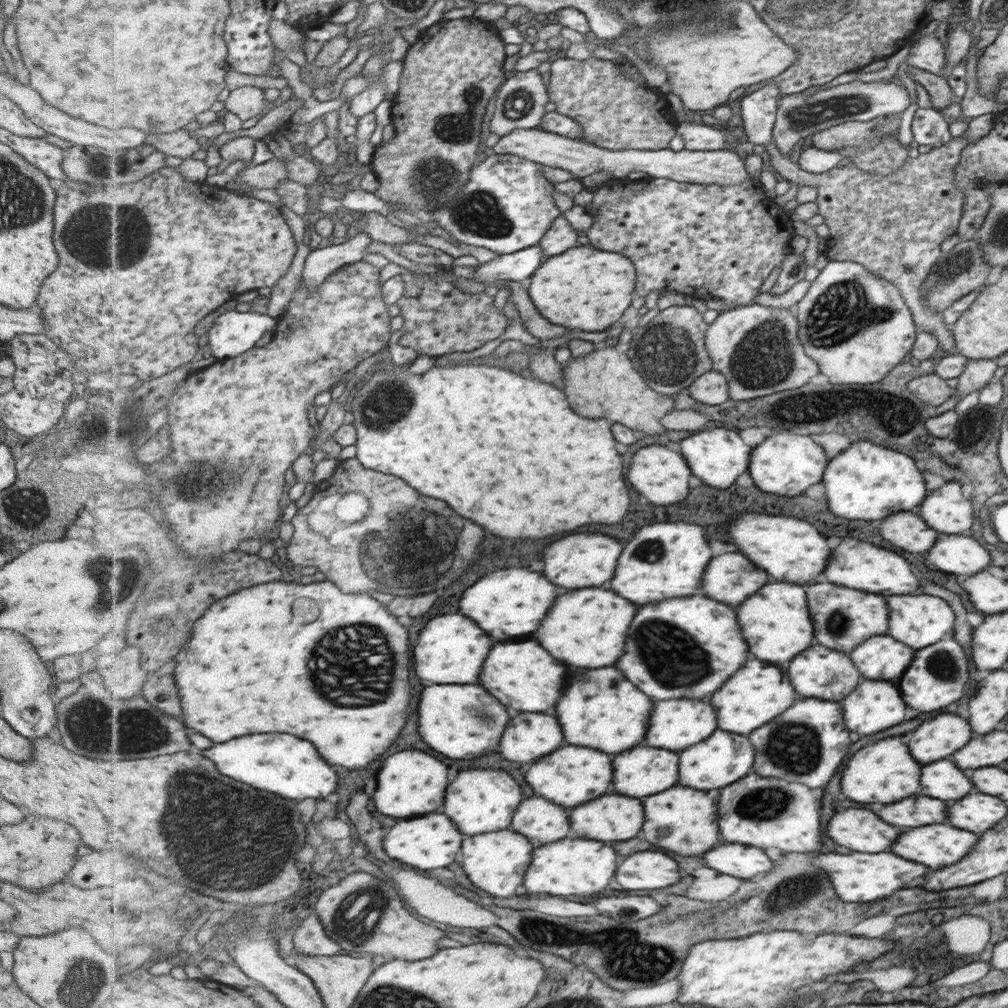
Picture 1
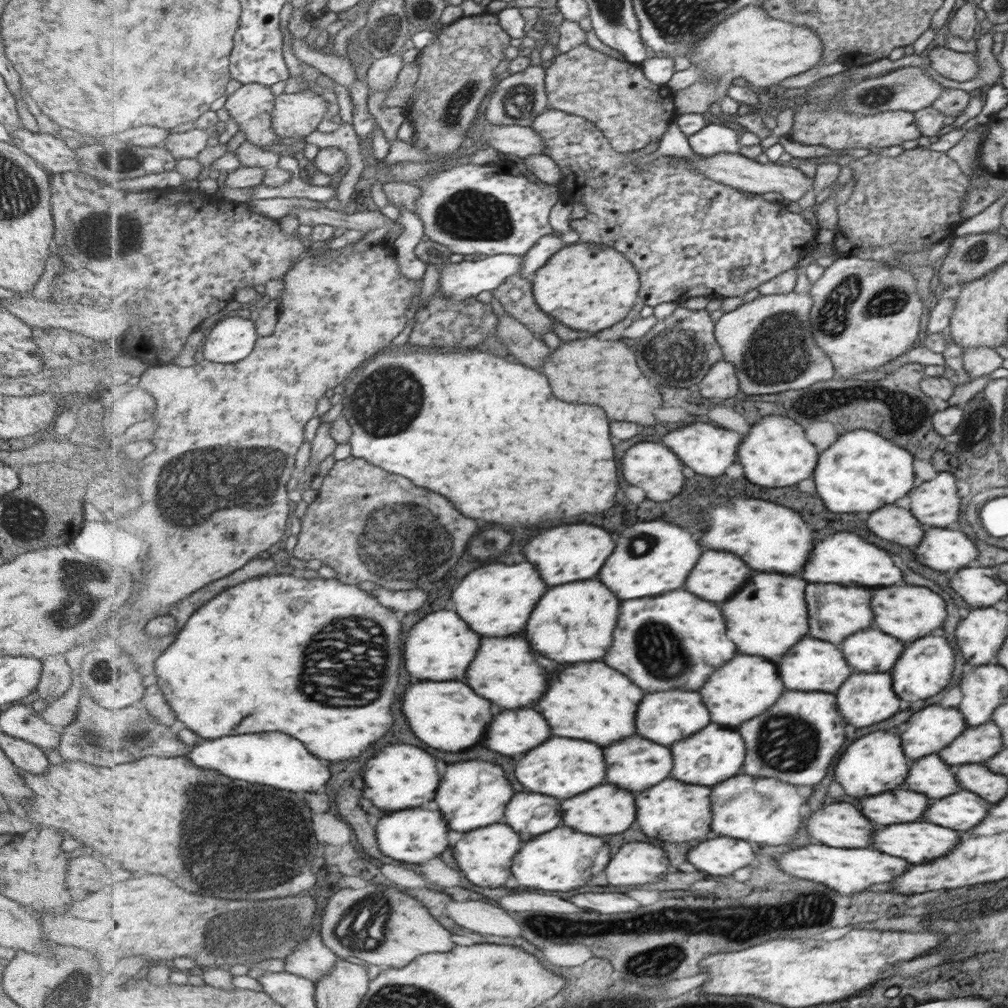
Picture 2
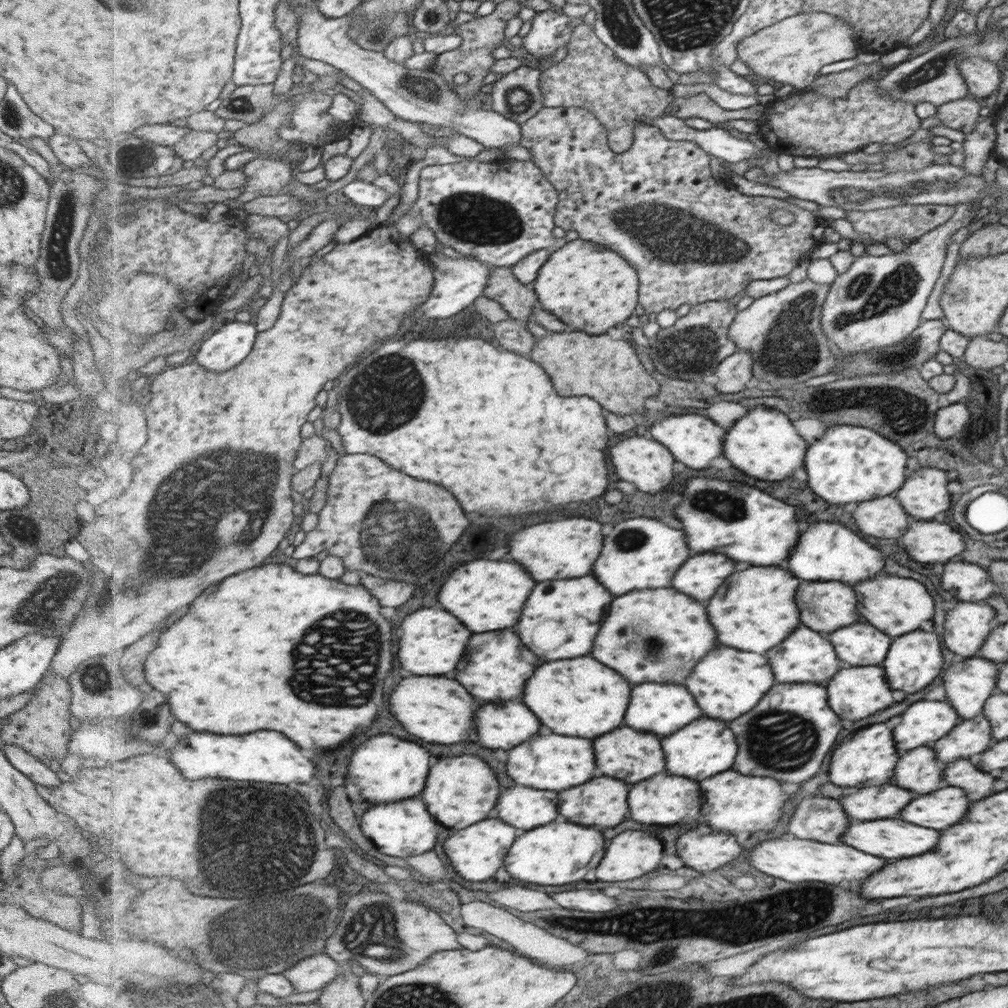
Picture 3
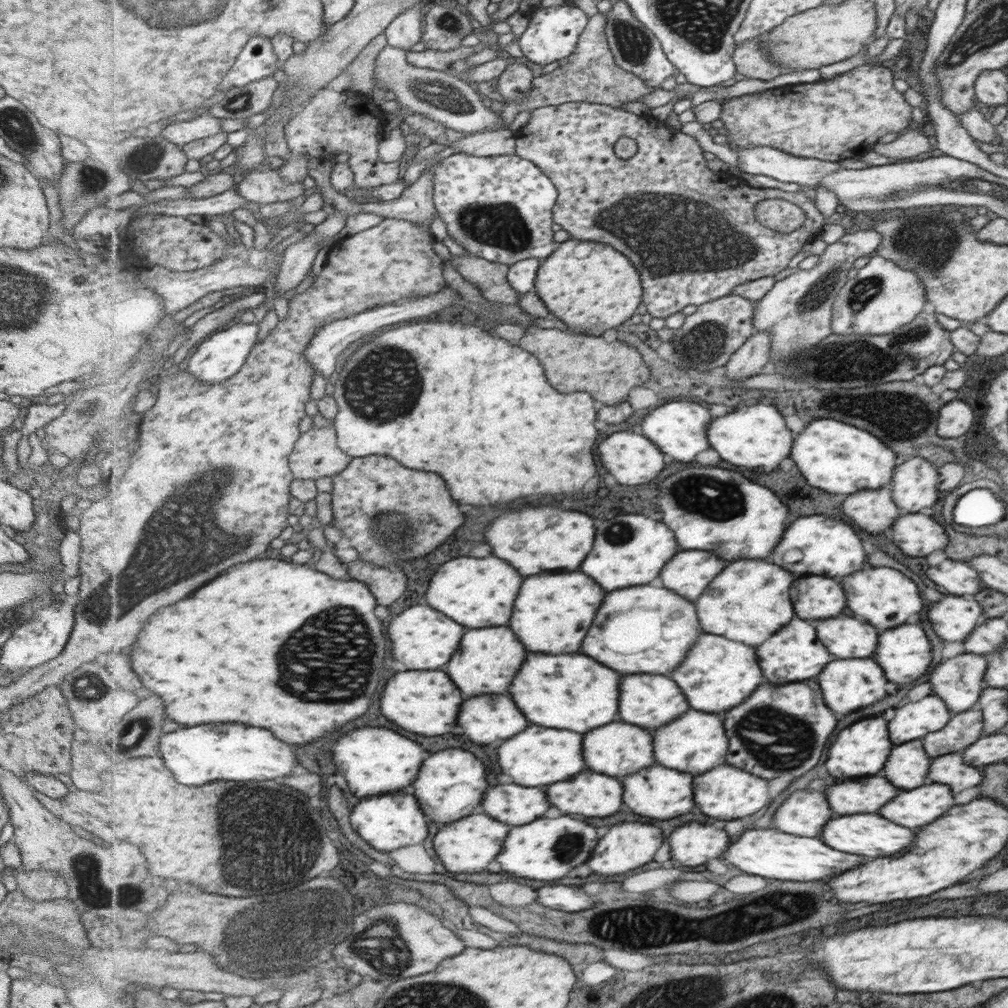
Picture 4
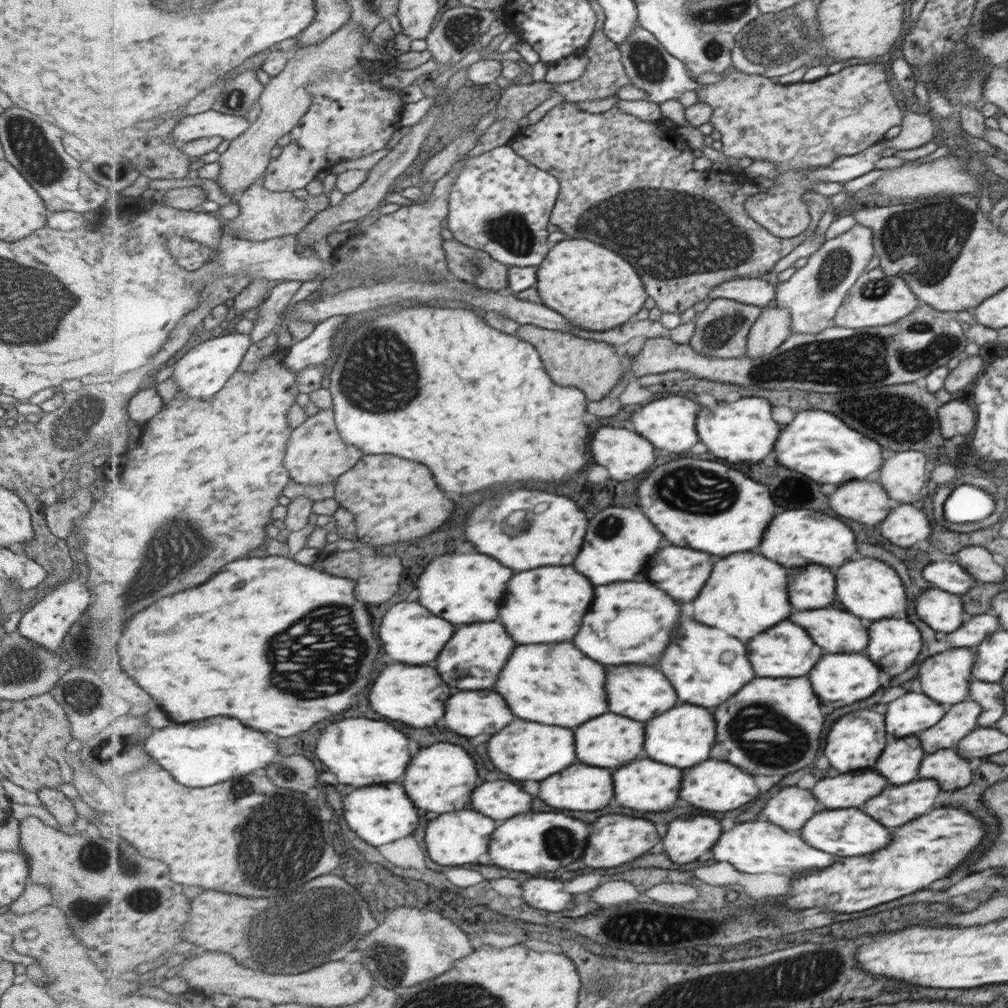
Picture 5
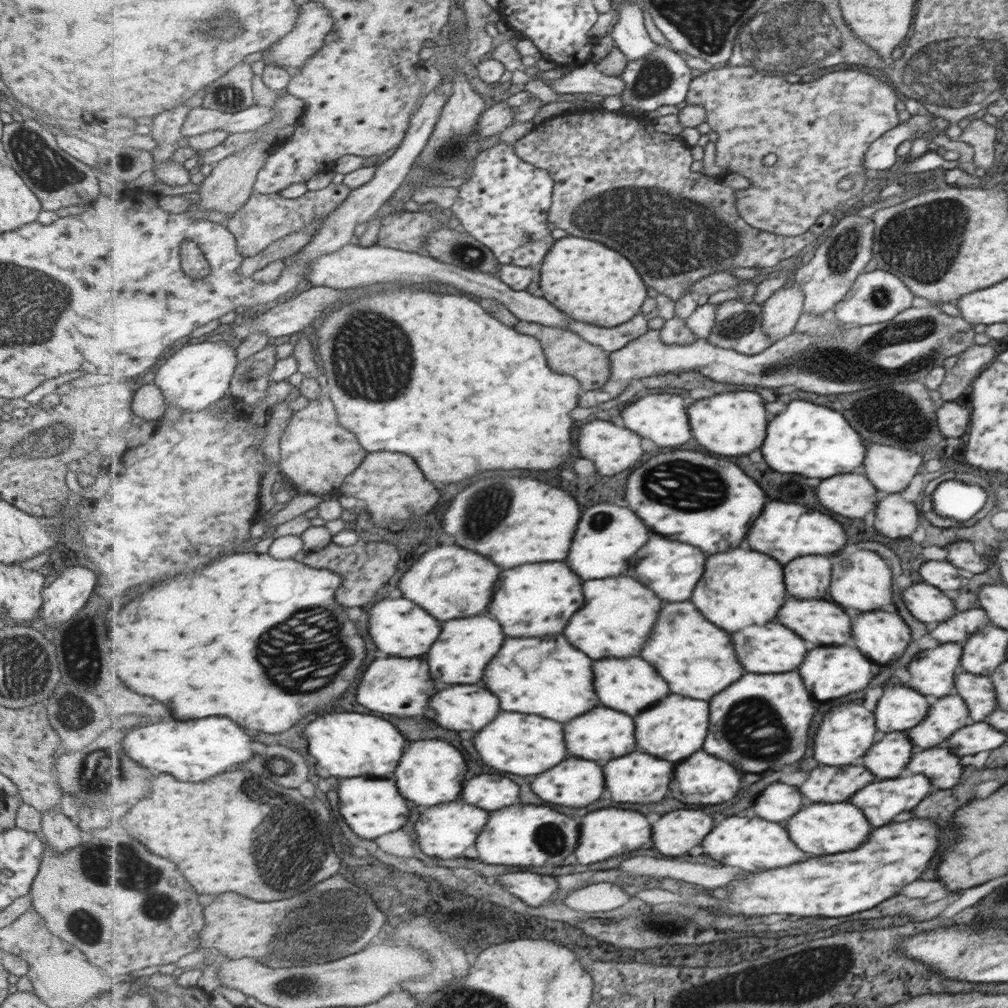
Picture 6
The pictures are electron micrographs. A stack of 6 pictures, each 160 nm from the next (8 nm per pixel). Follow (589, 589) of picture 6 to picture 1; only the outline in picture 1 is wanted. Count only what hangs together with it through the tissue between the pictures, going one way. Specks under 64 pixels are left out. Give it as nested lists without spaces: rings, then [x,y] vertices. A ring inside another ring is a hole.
[[[705,596],[691,598],[671,598],[657,604],[641,606],[637,612],[637,622],[633,622],[633,634],[629,634],[629,654],[621,658],[621,670],[631,682],[637,682],[645,694],[653,700],[671,698],[711,698],[745,662],[749,660],[749,644],[741,634],[737,612],[727,604]]]

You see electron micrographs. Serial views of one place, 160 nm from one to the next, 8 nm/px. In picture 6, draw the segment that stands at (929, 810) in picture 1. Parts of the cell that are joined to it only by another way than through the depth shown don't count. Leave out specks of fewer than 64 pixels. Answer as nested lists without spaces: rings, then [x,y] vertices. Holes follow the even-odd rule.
[[[821,766],[807,774],[807,780],[797,788],[811,802],[845,802],[863,786],[871,784],[873,776],[863,766]]]

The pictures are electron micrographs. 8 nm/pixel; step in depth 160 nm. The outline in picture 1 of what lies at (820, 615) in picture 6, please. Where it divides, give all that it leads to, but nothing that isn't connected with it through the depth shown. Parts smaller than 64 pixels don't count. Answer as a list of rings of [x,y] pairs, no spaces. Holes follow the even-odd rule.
[[[877,636],[869,638],[863,646],[856,646],[848,656],[853,666],[861,666],[865,678],[895,682],[911,662],[913,652],[889,636]]]

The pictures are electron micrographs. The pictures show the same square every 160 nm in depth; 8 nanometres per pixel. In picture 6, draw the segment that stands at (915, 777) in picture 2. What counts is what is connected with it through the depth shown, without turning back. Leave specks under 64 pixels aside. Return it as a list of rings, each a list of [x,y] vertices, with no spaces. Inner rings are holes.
[[[905,732],[885,734],[869,754],[865,754],[863,766],[873,770],[877,778],[897,778],[911,756],[911,744]]]

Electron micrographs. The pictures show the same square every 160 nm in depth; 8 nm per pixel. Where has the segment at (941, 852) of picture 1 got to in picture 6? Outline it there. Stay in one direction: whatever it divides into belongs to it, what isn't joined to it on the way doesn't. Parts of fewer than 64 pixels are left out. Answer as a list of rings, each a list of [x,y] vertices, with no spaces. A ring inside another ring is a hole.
[[[849,802],[810,804],[802,806],[802,808],[805,810],[790,816],[786,822],[783,822],[783,826],[792,841],[797,842],[797,846],[801,846],[800,849],[805,850],[807,854],[823,856],[823,854],[847,852],[847,850],[855,850],[859,844],[863,844],[867,840],[867,834],[871,828],[869,828],[867,820],[863,818],[861,810]]]

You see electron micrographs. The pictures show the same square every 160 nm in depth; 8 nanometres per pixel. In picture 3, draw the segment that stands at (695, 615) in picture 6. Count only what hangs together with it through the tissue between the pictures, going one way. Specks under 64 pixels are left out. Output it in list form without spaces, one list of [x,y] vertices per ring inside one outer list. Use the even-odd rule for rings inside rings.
[[[719,646],[713,654],[709,654],[709,658],[705,658],[705,662],[701,662],[701,666],[697,666],[693,678],[689,678],[685,686],[693,690],[693,696],[701,702],[701,708],[709,718],[735,720],[751,712],[773,688],[773,668],[767,656]]]

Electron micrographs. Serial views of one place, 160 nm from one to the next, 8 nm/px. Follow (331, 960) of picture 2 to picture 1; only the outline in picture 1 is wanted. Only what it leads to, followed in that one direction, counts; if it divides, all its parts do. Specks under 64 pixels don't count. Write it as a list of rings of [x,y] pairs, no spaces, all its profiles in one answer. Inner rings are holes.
[[[317,914],[303,918],[293,936],[294,950],[304,955],[333,956],[343,952],[342,946],[332,939]]]

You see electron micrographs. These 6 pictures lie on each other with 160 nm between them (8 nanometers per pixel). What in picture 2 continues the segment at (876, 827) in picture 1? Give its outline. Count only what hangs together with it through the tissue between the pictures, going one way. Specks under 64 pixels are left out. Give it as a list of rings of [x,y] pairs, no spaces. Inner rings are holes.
[[[829,804],[813,812],[807,834],[825,846],[867,848],[871,846],[873,824],[851,804]]]

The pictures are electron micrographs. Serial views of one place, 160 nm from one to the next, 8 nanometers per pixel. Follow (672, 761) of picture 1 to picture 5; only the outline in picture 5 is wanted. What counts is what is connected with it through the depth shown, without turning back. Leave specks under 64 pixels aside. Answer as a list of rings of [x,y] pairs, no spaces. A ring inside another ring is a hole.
[[[609,712],[577,728],[577,756],[585,764],[615,770],[637,760],[643,754],[643,750],[645,750],[645,724],[635,722],[631,718],[623,718],[619,714]]]

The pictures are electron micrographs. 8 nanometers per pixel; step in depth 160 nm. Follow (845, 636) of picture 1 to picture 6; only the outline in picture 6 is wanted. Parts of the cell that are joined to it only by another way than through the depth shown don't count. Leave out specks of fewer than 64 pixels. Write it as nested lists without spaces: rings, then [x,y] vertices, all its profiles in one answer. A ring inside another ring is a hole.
[[[825,556],[795,558],[785,564],[785,586],[789,586],[789,596],[793,598],[823,598],[829,586],[831,564]]]

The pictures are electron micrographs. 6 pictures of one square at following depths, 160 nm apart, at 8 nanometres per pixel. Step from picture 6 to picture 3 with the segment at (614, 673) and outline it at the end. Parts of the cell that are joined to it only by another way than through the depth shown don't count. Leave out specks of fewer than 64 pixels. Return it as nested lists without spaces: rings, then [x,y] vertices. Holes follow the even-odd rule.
[[[639,684],[633,688],[633,706],[629,706],[629,718],[625,718],[625,724],[635,730],[653,732],[659,736],[671,736],[685,728],[687,724],[699,720],[703,716],[703,710],[695,702],[693,694],[685,686],[673,686],[673,684]]]

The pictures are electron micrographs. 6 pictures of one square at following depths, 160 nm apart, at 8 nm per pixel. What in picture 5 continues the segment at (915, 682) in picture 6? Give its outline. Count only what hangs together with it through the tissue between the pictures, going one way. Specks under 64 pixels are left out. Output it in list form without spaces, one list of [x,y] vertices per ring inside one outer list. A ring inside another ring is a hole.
[[[972,648],[947,649],[928,656],[918,668],[921,693],[944,706],[963,702],[968,697],[967,678],[976,661]]]

